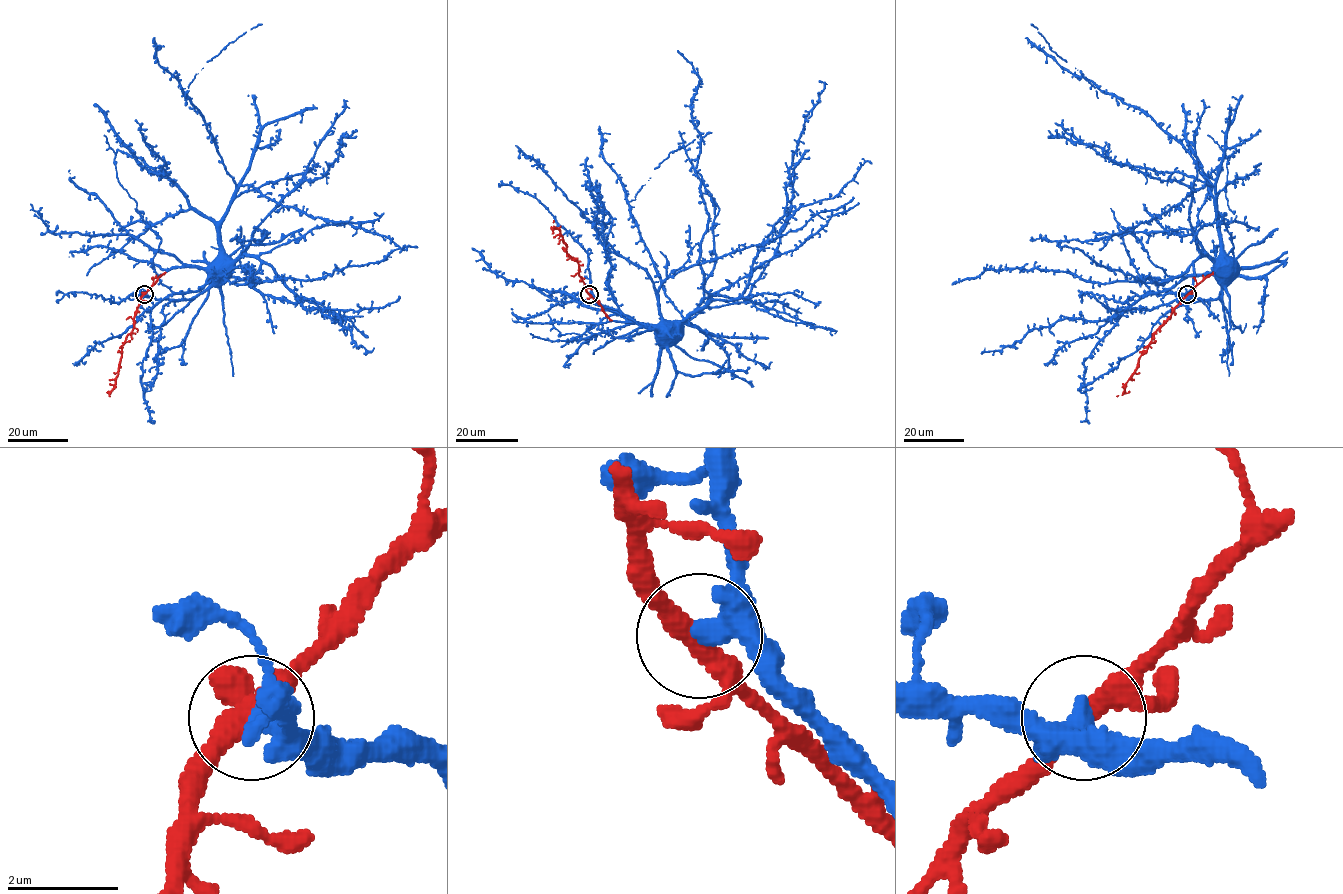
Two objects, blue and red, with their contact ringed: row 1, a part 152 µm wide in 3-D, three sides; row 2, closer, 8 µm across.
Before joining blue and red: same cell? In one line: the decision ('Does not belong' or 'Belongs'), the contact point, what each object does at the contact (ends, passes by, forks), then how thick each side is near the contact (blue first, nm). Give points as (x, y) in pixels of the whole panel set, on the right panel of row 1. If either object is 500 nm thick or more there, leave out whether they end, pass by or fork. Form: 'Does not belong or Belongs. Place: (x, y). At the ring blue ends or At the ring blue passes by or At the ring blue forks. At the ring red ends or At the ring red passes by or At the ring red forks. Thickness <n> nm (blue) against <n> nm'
Belongs. Place: (1187, 294). At the ring blue forks. At the ring red passes by. Thickness 280 nm (blue) against 360 nm

